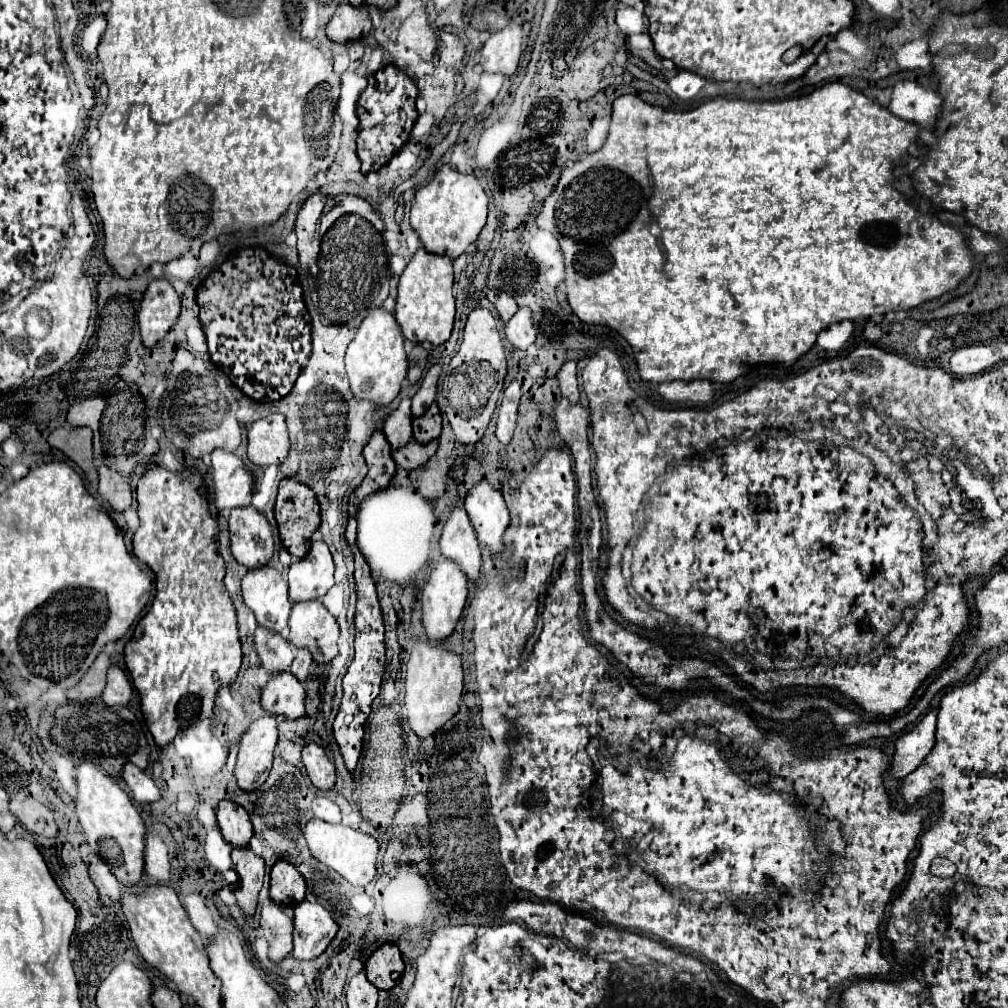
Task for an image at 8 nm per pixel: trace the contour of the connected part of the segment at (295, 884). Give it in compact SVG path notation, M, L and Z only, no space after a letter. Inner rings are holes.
M276 861L272 867L272 881L270 881L270 897L278 905L298 905L304 901L306 883L304 877L294 869L294 865L286 861Z

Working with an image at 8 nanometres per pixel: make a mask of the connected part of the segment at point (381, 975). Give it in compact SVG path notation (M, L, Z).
M396 945L378 947L366 963L366 977L378 989L392 989L396 985L396 975L404 973L402 953Z

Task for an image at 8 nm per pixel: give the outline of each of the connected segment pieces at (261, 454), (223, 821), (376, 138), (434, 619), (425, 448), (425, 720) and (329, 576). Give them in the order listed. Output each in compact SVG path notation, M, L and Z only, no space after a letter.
M280 413L256 421L248 431L248 459L254 465L280 467L290 451L288 429Z
M222 801L218 807L218 825L222 837L234 847L246 847L252 837L252 821L240 805L232 801Z
M384 65L380 71L376 71L372 77L368 77L368 87L360 95L358 109L356 109L358 119L360 119L358 157L362 161L364 175L384 167L410 139L412 125L418 119L416 97L418 97L416 83L394 65Z
M444 559L442 563L438 563L432 569L430 579L428 579L428 583L426 583L426 587L422 589L422 595L420 595L422 625L424 625L426 637L430 641L440 643L454 633L456 623L458 623L462 609L466 605L466 595L468 595L468 581L466 581L466 575L460 571L460 567L456 563Z
M410 441L404 449L394 451L392 457L398 467L412 471L412 469L420 469L422 465L426 465L430 461L430 457L436 453L436 449L438 449L438 441L430 441L426 445Z
M426 641L414 643L406 671L406 695L404 695L404 705L408 709L408 725L412 727L412 731L422 739L434 735L458 713L462 693L464 683L460 657L456 653L442 649L440 645L432 645Z
M314 541L310 553L288 569L290 597L294 601L320 599L334 585L334 561L324 541Z

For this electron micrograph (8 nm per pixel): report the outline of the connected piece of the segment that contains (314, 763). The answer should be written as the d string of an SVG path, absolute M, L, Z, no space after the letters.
M308 743L302 749L302 763L304 763L306 773L316 789L334 789L336 769L320 745Z

